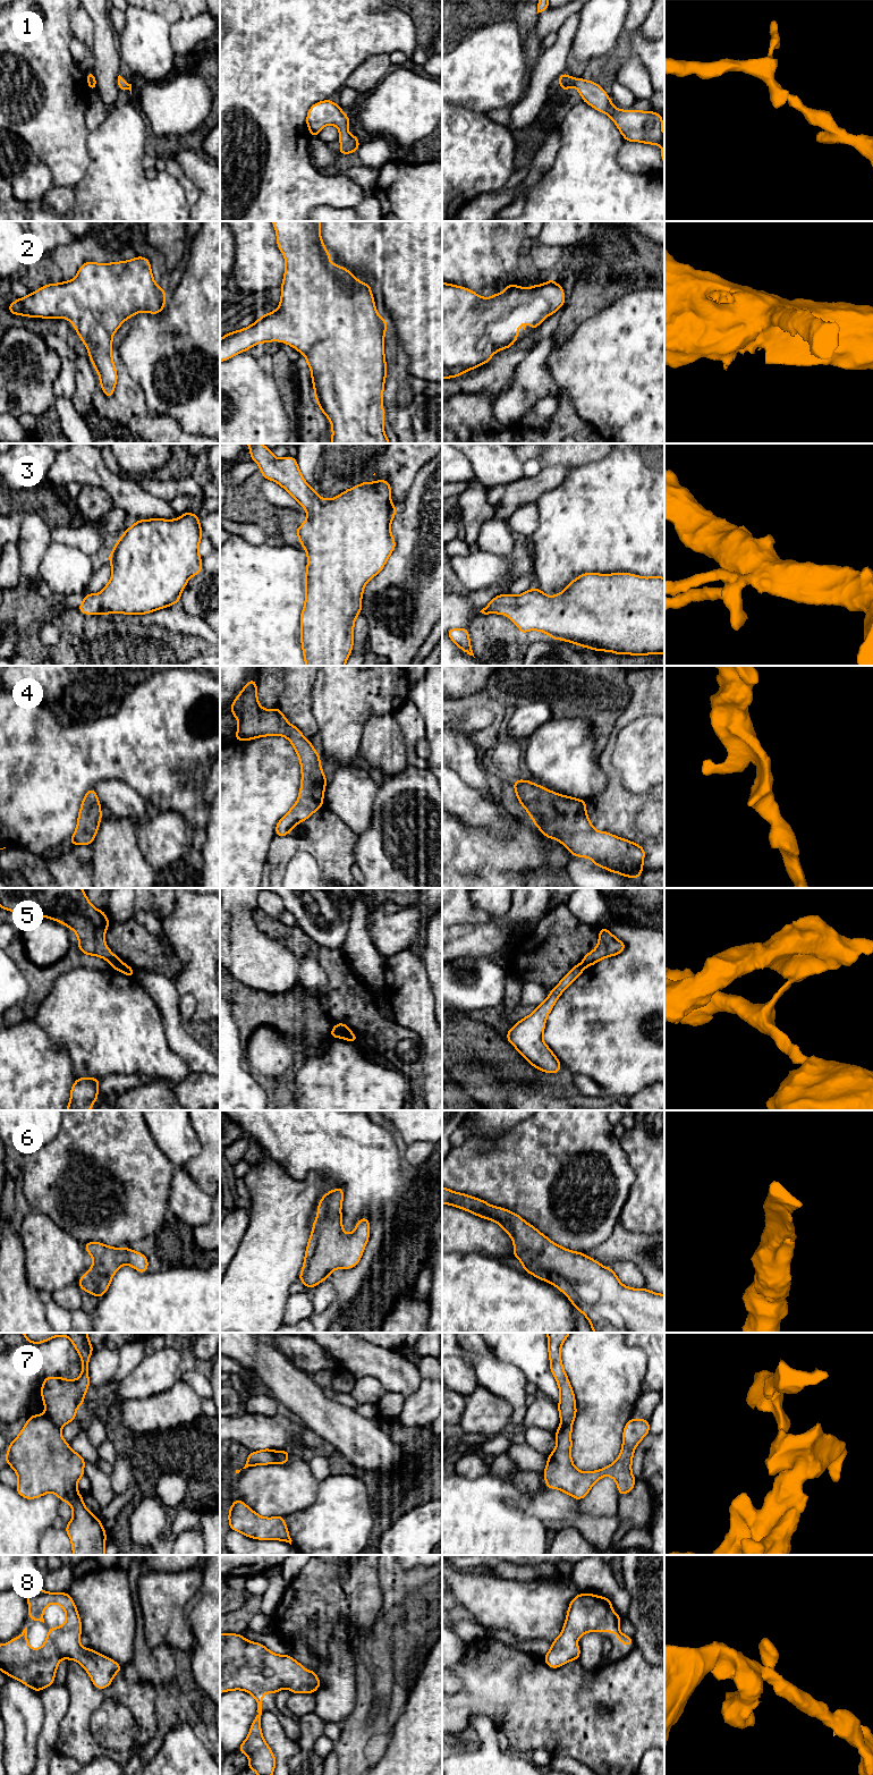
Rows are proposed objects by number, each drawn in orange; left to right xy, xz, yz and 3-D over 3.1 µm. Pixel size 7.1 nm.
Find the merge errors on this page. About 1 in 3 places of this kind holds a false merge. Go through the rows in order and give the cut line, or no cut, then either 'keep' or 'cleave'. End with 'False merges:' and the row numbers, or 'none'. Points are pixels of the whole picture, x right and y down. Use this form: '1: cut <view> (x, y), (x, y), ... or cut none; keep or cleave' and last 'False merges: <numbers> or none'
1: cut none; keep
2: cut none; keep
3: cut none; keep
4: cut none; keep
5: cut xy (123, 963), (112, 966); cleave
6: cut none; keep
7: cut xy (45, 1413), (59, 1428); cleave
8: cut none; keep
False merges: 5, 7

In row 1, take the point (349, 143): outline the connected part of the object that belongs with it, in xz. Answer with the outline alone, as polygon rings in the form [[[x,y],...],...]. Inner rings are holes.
[[[327,99],[322,102],[316,102],[310,108],[306,124],[311,137],[317,136],[324,126],[334,125],[340,133],[338,141],[341,144],[341,149],[338,154],[342,155],[357,152],[359,146],[359,140],[355,135],[348,133],[350,120],[351,117],[345,116],[339,104]]]

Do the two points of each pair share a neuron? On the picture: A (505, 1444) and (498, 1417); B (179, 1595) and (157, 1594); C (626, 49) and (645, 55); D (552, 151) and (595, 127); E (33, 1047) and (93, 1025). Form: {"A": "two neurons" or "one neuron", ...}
{"A": "two neurons", "B": "one neuron", "C": "one neuron", "D": "two neurons", "E": "two neurons"}

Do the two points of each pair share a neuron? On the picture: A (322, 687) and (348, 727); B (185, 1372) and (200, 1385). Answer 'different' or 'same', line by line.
A: same
B: same

